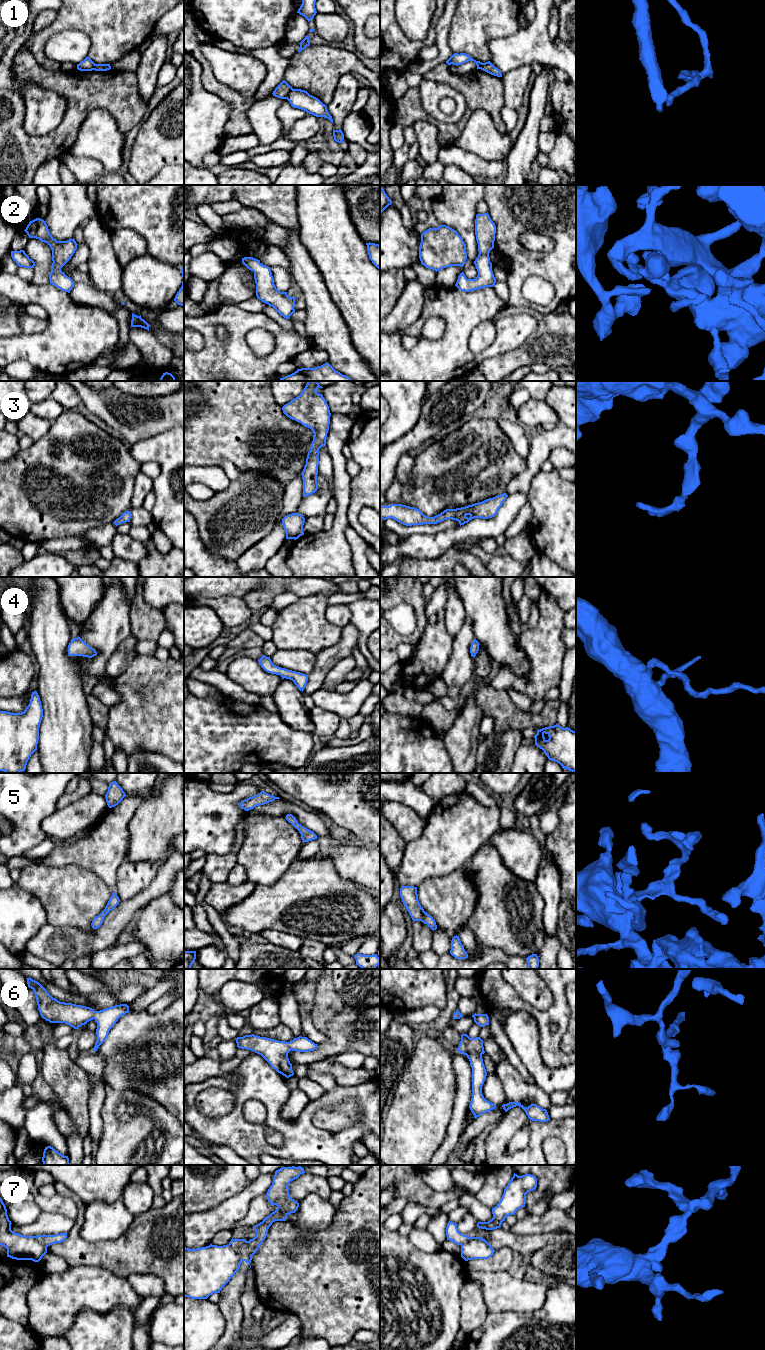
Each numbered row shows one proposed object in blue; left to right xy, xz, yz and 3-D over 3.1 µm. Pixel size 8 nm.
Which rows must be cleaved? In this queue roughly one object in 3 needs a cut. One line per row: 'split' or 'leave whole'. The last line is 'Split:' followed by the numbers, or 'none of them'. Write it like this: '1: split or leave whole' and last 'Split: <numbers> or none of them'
1: split
2: leave whole
3: leave whole
4: leave whole
5: leave whole
6: leave whole
7: split
Split: 1, 7

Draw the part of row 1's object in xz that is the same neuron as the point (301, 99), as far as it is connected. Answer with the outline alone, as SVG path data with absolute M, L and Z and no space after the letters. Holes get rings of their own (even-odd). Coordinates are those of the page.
M292 89L286 98L292 107L298 108L312 114L316 117L324 117L333 123L332 116L327 110L327 106L318 98L310 95L307 91L301 89Z

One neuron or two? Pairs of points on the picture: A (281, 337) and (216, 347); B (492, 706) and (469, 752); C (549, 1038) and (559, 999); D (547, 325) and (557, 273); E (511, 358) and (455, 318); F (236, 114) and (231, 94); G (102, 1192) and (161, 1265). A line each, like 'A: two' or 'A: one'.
A: one
B: two
C: one
D: two
E: two
F: one
G: two

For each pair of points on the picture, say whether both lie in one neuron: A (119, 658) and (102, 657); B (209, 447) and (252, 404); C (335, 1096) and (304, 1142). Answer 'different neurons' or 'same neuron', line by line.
A: different neurons
B: same neuron
C: same neuron

